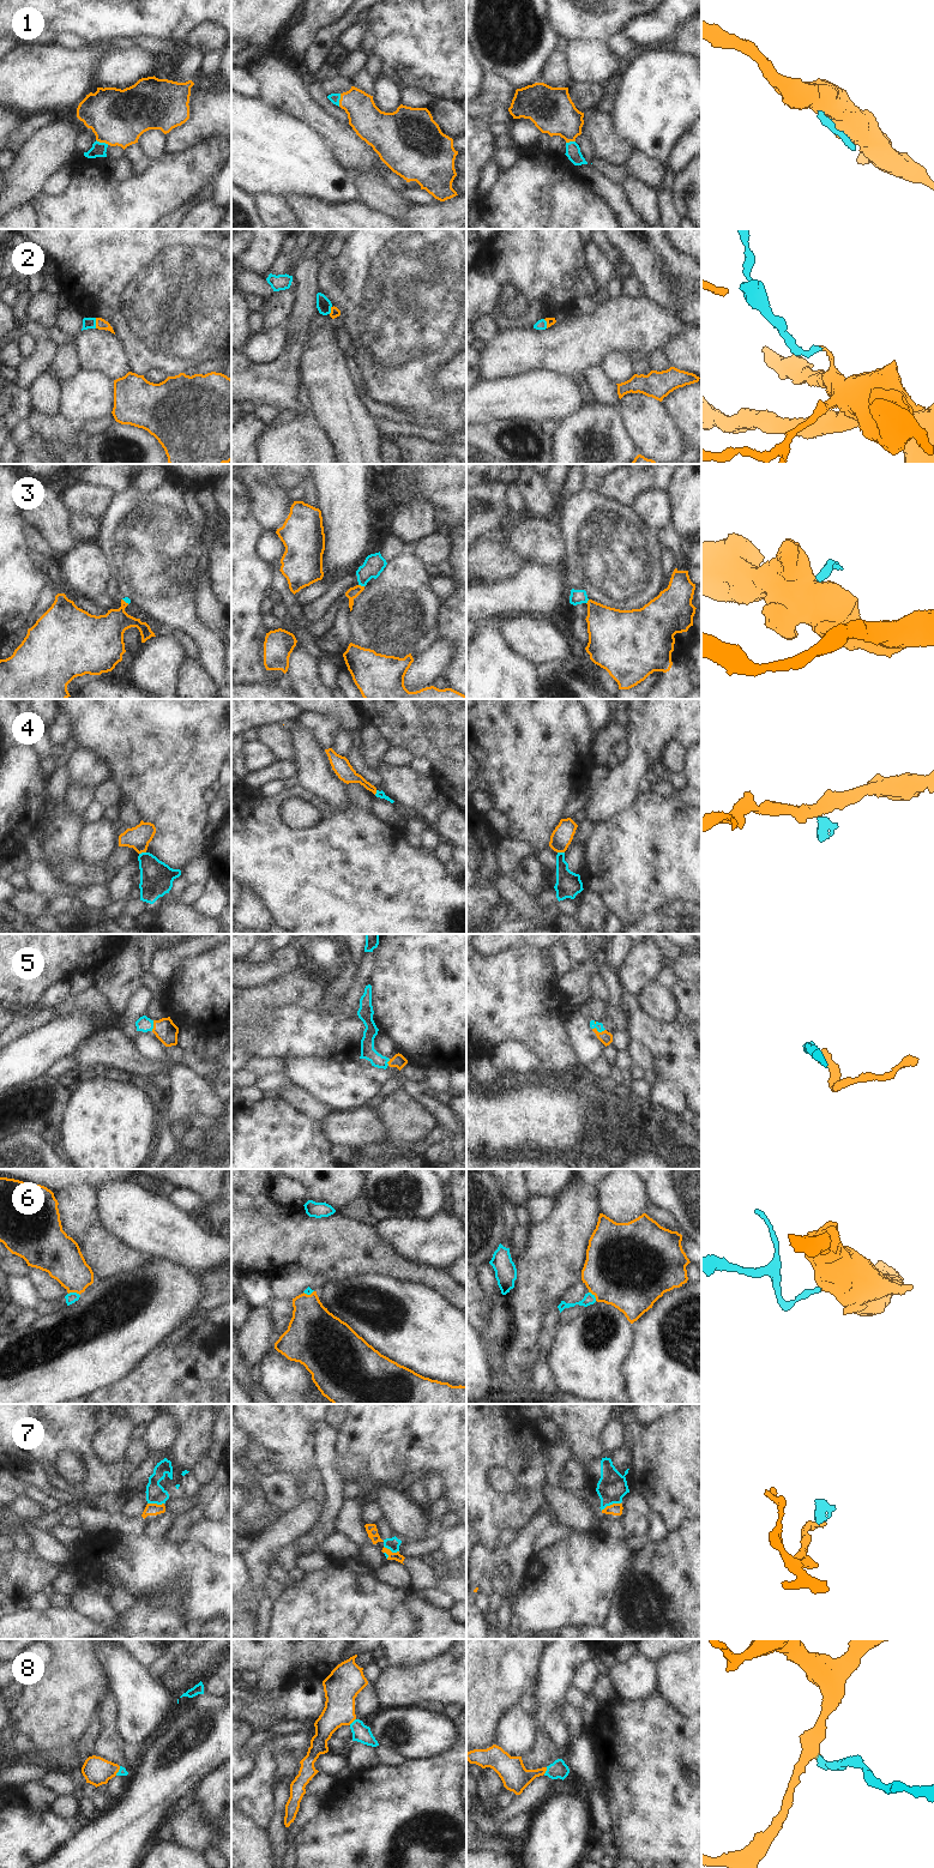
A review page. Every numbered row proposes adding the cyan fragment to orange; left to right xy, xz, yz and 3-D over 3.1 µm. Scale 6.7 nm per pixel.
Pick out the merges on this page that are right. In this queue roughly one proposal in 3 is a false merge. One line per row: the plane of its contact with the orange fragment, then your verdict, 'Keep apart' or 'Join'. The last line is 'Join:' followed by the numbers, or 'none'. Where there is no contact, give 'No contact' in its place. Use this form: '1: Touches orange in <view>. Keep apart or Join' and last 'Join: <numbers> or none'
1: Touches orange in xz. Join
2: Touches orange in xy. Join
3: Touches orange in xz. Keep apart
4: Touches orange in xy. Keep apart
5: Touches orange in yz. Join
6: Touches orange in xy. Keep apart
7: Touches orange in yz. Join
8: Touches orange in yz. Join
Join: 1, 2, 5, 7, 8.

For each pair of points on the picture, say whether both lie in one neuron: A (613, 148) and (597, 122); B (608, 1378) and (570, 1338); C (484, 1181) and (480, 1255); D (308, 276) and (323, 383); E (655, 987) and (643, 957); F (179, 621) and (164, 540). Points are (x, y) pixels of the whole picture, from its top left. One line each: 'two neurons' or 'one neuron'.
A: one neuron
B: one neuron
C: one neuron
D: two neurons
E: two neurons
F: one neuron

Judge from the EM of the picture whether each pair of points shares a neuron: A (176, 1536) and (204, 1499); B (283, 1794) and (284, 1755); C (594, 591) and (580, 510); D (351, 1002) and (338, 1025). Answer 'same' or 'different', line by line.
A: same
B: different
C: same
D: different

